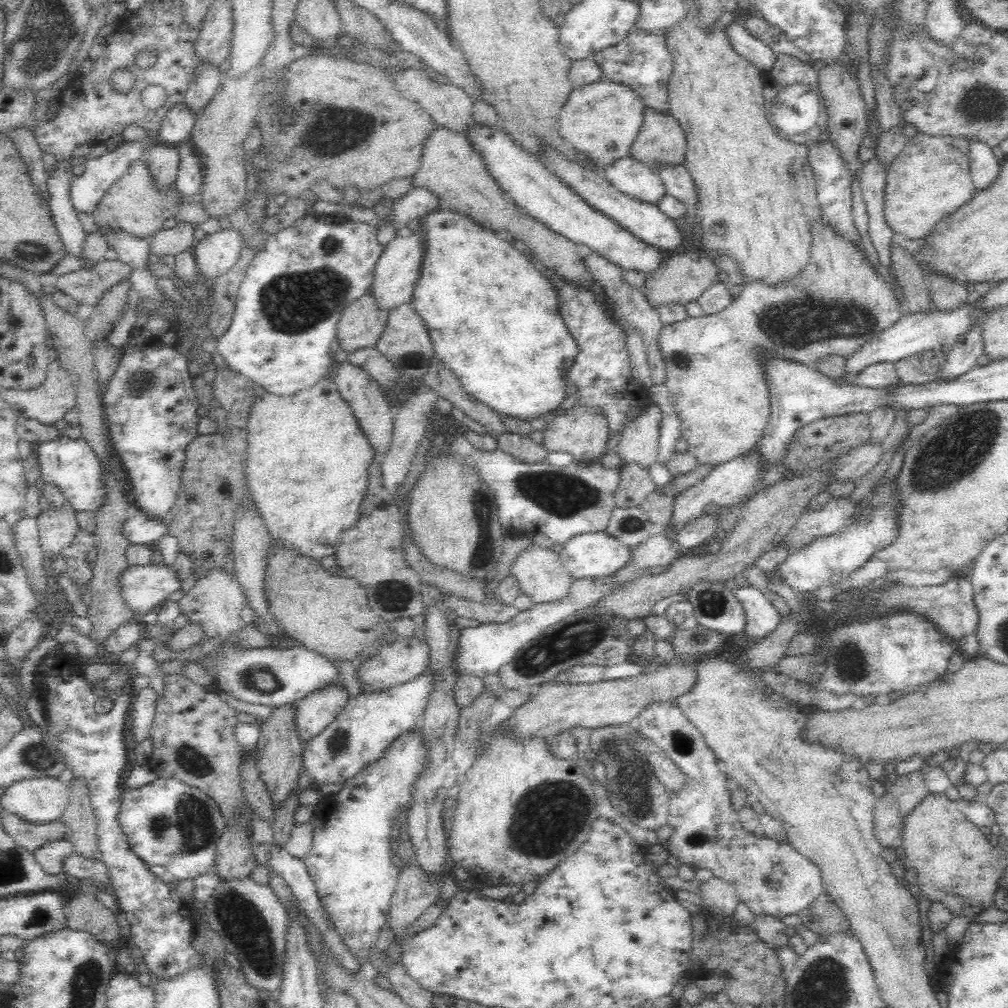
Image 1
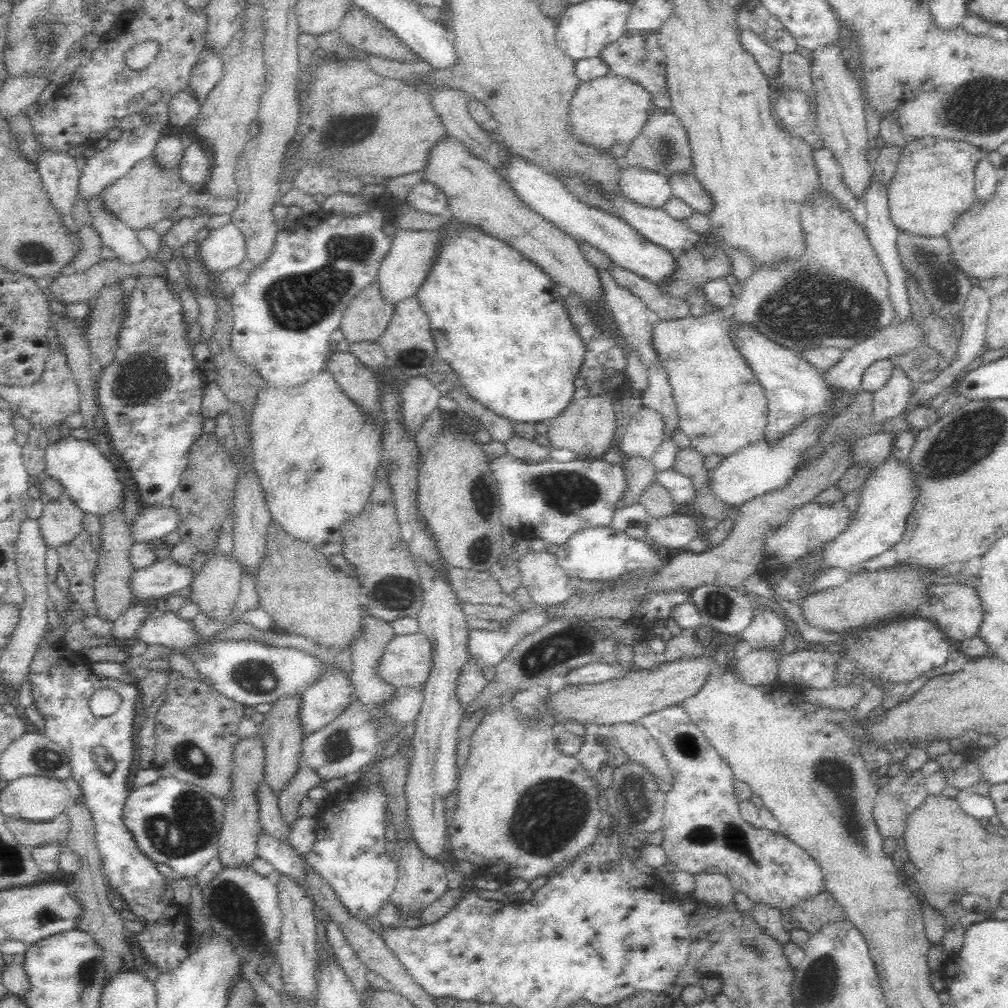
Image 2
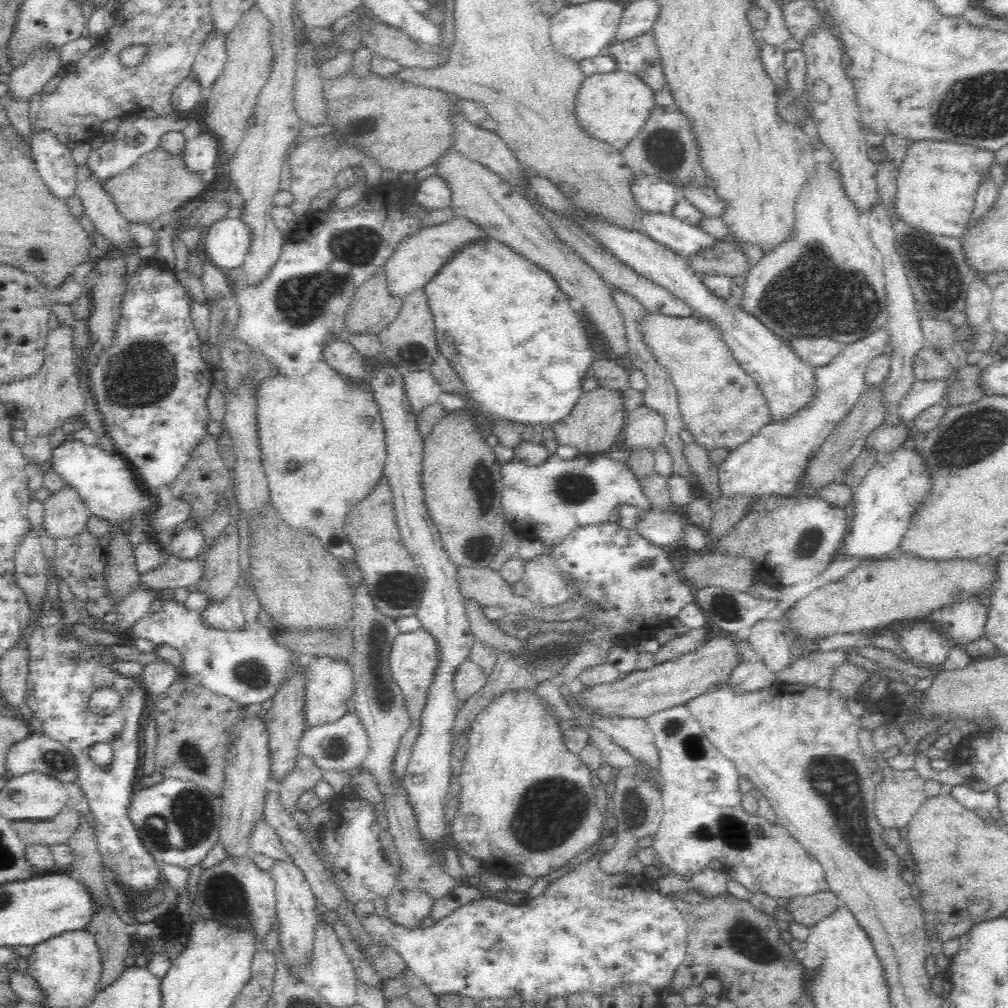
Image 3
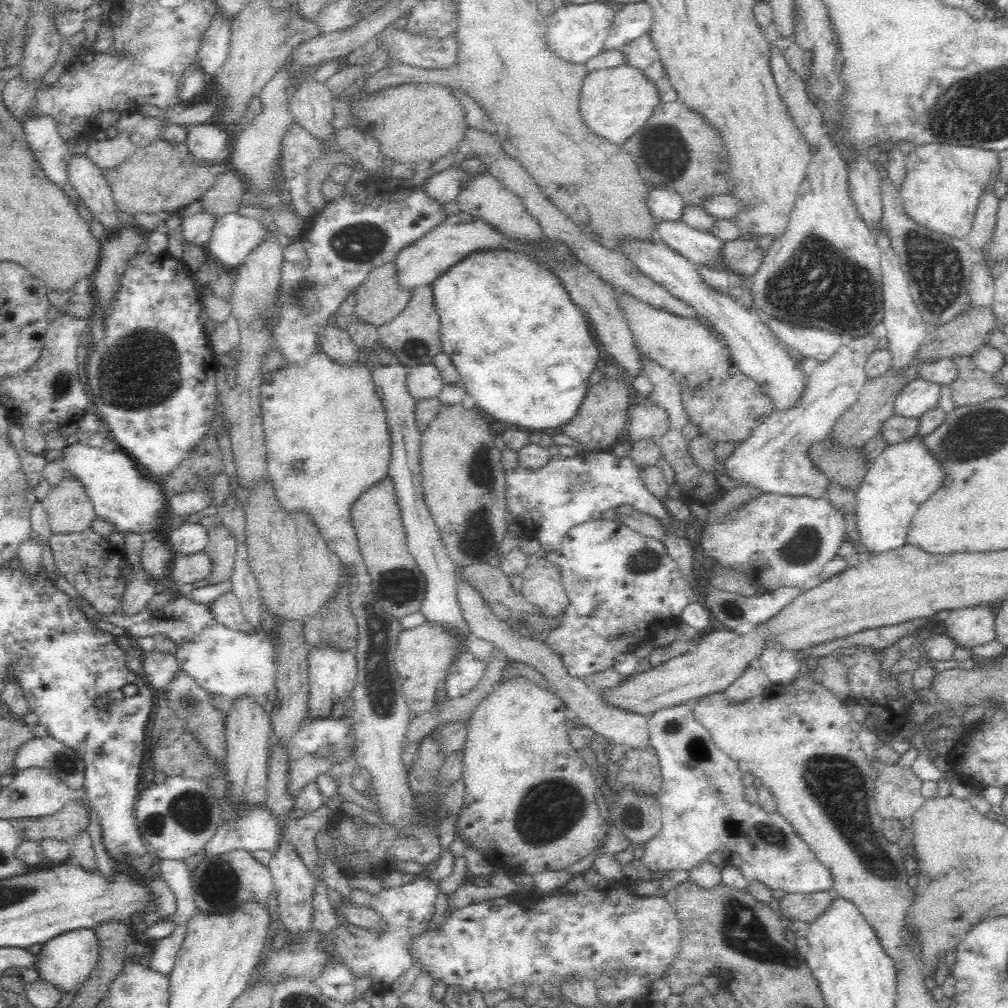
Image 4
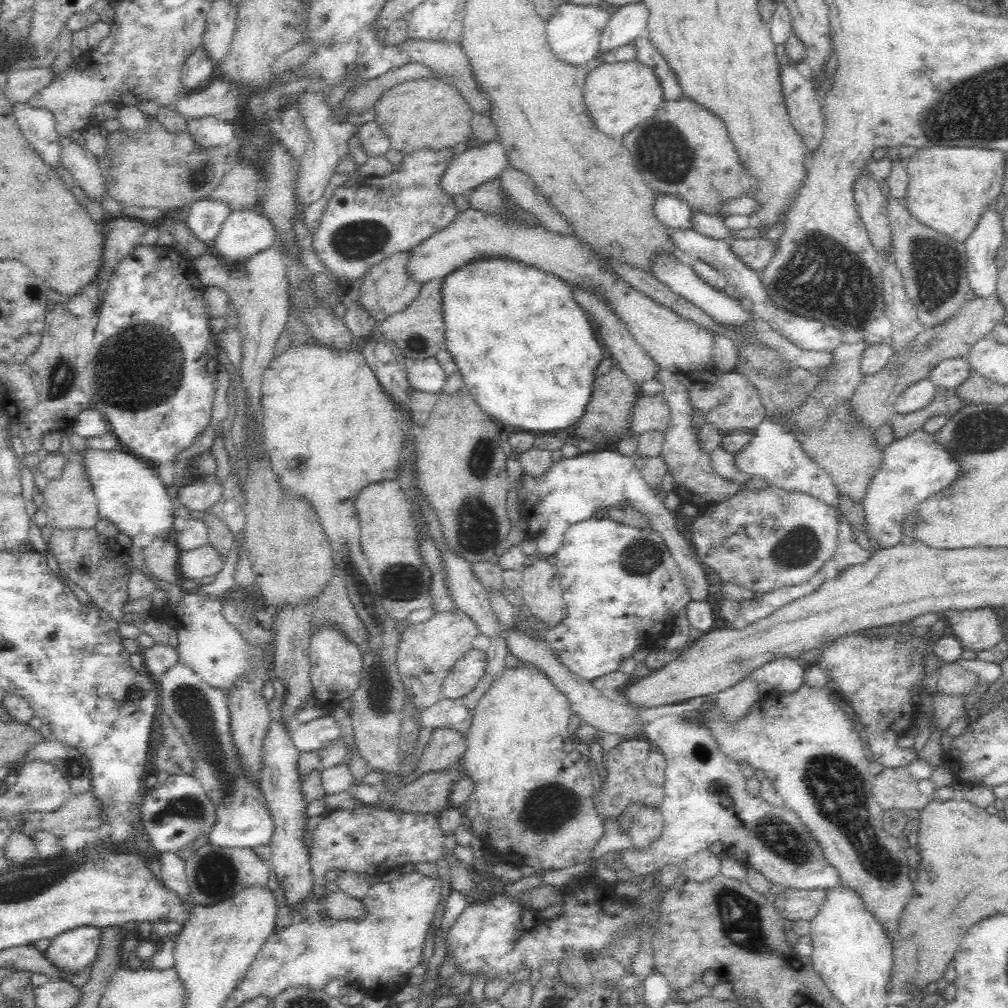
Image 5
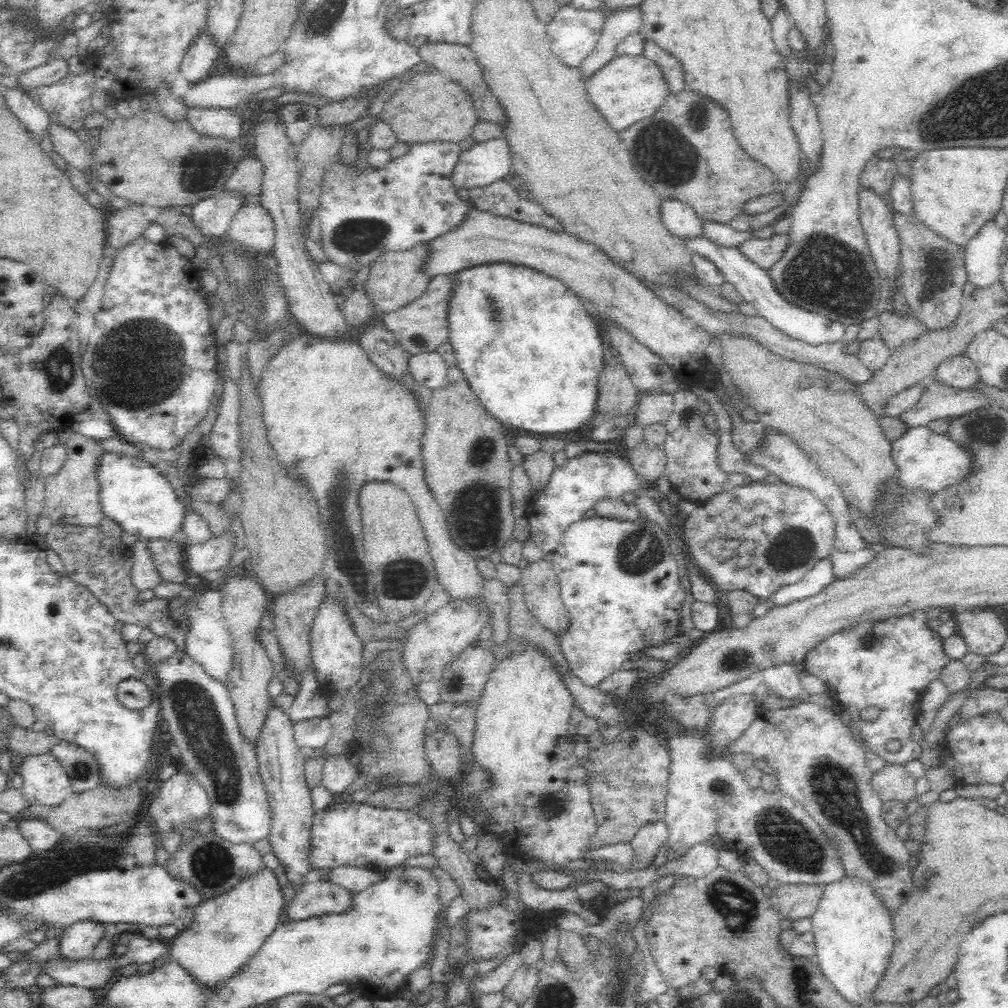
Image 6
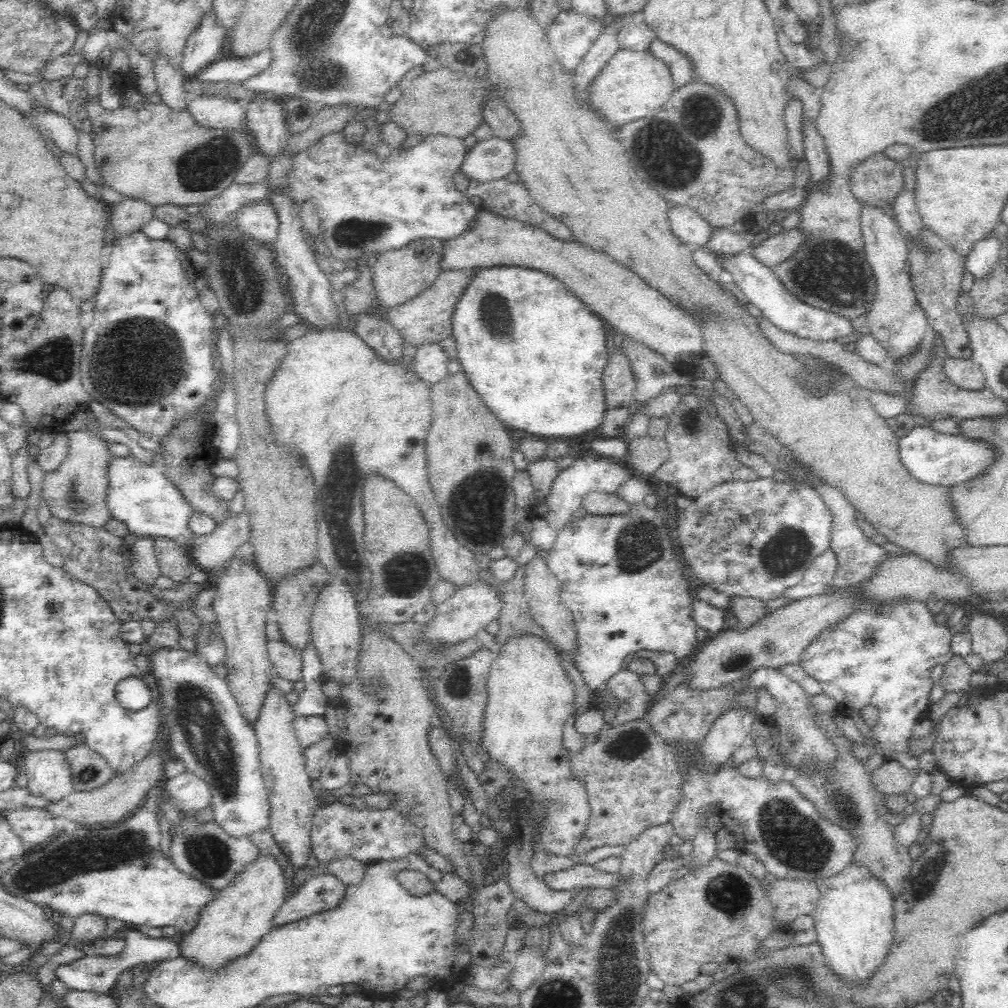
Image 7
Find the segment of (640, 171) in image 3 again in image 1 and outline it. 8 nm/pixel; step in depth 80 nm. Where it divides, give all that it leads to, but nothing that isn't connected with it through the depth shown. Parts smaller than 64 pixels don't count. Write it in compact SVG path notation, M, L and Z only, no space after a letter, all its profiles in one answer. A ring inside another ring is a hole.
M646 107L644 122L632 143L629 156L653 170L656 166L683 166L686 162L686 135L670 112Z

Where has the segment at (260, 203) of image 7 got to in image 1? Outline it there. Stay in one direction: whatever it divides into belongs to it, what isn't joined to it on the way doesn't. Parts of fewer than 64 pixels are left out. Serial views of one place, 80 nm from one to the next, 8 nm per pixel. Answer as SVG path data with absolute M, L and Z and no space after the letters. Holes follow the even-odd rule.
M234 227L207 234L193 246L197 272L213 280L238 262L242 248L243 236Z

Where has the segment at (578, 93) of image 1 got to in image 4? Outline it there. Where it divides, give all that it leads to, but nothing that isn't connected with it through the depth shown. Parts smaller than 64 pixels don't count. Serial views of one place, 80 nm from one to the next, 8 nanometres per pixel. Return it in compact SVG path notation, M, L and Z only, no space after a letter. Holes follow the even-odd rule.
M622 64L614 68L592 70L583 80L580 93L580 114L592 132L622 144L639 128L642 128L661 103L660 91L647 73L636 66Z

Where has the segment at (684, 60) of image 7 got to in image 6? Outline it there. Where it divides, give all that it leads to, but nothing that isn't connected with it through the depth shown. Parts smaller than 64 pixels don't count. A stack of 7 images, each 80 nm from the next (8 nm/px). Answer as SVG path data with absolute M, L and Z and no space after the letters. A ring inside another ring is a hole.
M648 38L644 44L644 55L655 60L663 69L664 75L670 84L670 94L684 90L686 86L686 72L684 64L671 52L665 51L655 40Z

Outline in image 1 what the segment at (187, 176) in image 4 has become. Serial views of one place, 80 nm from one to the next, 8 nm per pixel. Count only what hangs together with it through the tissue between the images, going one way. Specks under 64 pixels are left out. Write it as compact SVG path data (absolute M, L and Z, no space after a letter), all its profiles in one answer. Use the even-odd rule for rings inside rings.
M134 160L124 176L119 178L104 193L92 213L98 232L106 227L118 227L140 238L149 238L161 230L161 225L167 219L172 219L176 206L181 203L181 194L175 183L167 187L158 187L154 181L148 163L143 160Z

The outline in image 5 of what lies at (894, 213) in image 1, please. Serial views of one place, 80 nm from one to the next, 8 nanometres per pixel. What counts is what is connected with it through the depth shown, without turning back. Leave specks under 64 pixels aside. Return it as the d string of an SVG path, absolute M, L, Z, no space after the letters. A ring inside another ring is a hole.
M932 146L905 160L909 176L906 208L922 224L964 242L1002 194L1006 152L978 147Z

